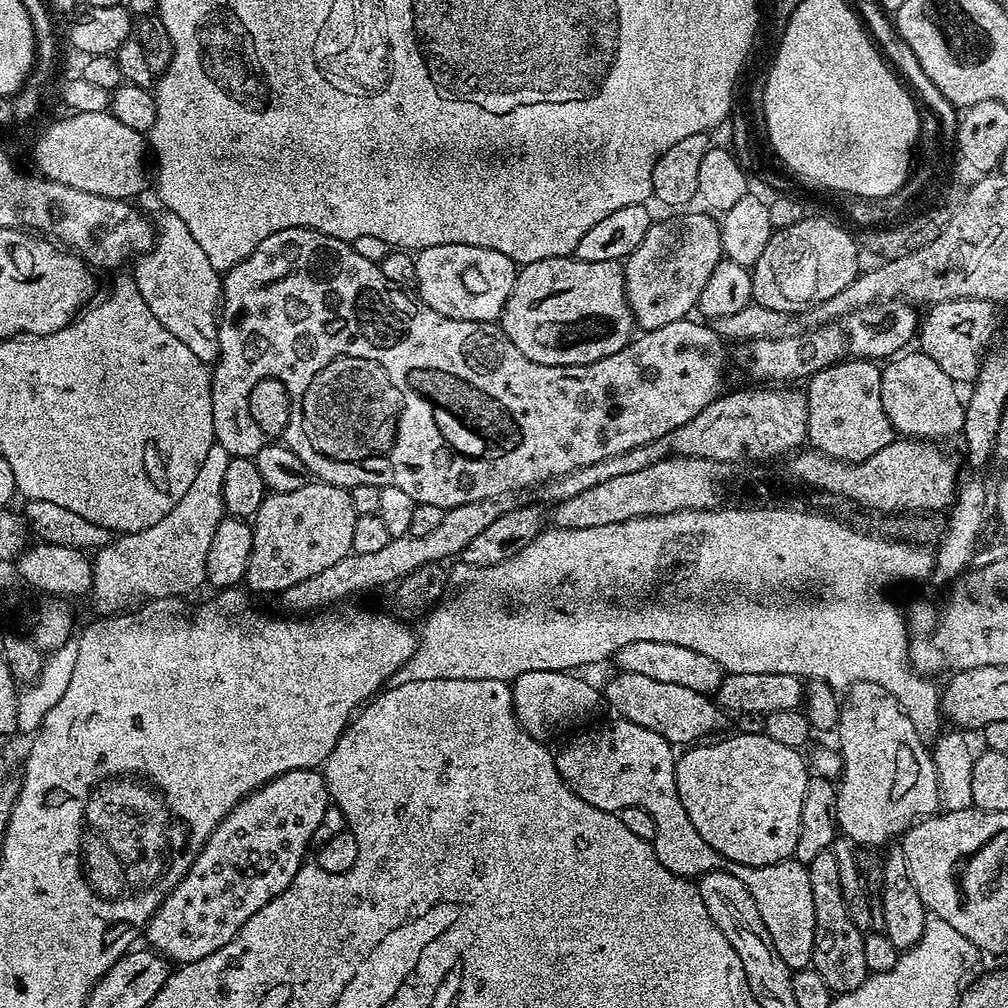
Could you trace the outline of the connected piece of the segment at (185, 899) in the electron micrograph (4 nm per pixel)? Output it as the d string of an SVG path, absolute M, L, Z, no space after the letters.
M299 768L284 772L261 788L255 788L245 800L239 800L226 814L226 818L212 831L210 838L202 846L192 868L170 890L168 897L158 906L150 918L146 929L146 940L155 951L177 965L198 962L214 950L222 950L238 930L270 902L273 896L282 894L286 886L298 874L300 865L305 863L304 856L310 852L312 835L322 822L322 814L330 807L328 787L323 775L315 768Z

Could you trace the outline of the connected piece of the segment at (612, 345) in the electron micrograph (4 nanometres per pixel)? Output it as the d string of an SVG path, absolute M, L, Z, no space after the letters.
M575 255L542 258L542 262L523 265L498 323L506 338L530 362L578 366L610 358L634 339L634 321L624 289L624 265L618 260L582 262Z

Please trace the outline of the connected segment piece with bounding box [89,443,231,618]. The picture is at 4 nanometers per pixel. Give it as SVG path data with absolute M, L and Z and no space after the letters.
M213 443L194 481L169 514L146 530L123 533L95 551L89 597L95 617L114 616L139 600L170 596L184 598L207 583L206 558L210 543L226 514L222 483L230 460L228 451Z

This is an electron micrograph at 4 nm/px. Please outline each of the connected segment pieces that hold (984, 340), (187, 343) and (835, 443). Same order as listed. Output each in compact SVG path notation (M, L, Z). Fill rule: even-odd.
M947 300L931 305L918 324L919 351L934 358L934 362L946 370L950 379L957 382L975 381L982 357L993 347L998 336L996 308L997 305L991 300Z
M164 210L161 211L160 217L155 217L154 220L154 243L152 245L152 249L146 253L143 253L135 261L136 264L136 273L134 273L134 279L136 285L138 286L138 294L140 295L140 300L146 306L150 306L150 314L154 314L154 318L158 318L158 322L162 322L162 326L164 327L165 333L167 335L173 336L174 338L178 338L178 342L180 343L181 349L185 353L188 352L193 356L193 361L199 362L204 366L212 366L215 365L216 359L220 357L220 343L218 342L218 330L220 329L220 321L218 319L218 309L222 304L222 276L218 271L216 273L217 265L210 258L206 258L206 250L202 250L202 246L198 246L198 242L194 238L194 234L190 234L190 230L186 227L186 222L182 222L182 218L178 218L178 214L174 214L173 212Z
M849 358L839 364L831 364L816 372L807 381L808 397L808 440L815 451L857 464L870 454L878 454L882 446L894 439L892 420L886 414L880 397L880 381L875 375L868 376L869 361Z

